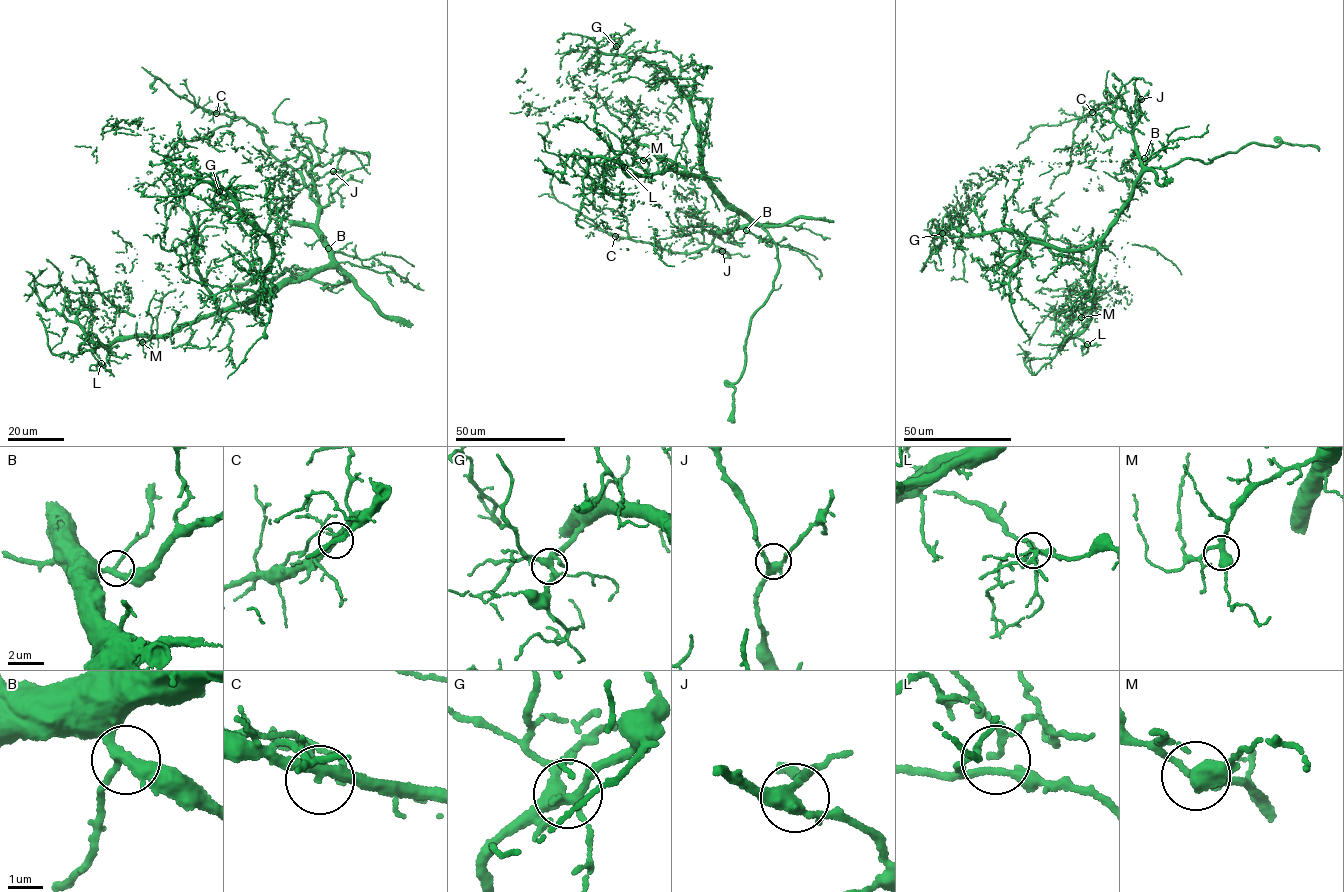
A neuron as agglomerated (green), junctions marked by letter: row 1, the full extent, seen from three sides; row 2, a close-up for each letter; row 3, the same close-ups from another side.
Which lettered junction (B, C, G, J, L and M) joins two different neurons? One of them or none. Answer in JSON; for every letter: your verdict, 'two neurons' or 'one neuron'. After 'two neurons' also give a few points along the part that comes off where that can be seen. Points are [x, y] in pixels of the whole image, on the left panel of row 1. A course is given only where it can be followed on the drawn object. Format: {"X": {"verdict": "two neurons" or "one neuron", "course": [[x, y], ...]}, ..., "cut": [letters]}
{"B": {"verdict": "one neuron"}, "C": {"verdict": "two neurons", "course": [[216, 113], [195, 107], [183, 79]]}, "G": {"verdict": "one neuron"}, "J": {"verdict": "one neuron"}, "L": {"verdict": "one neuron"}, "M": {"verdict": "one neuron"}, "cut": ["C"]}

